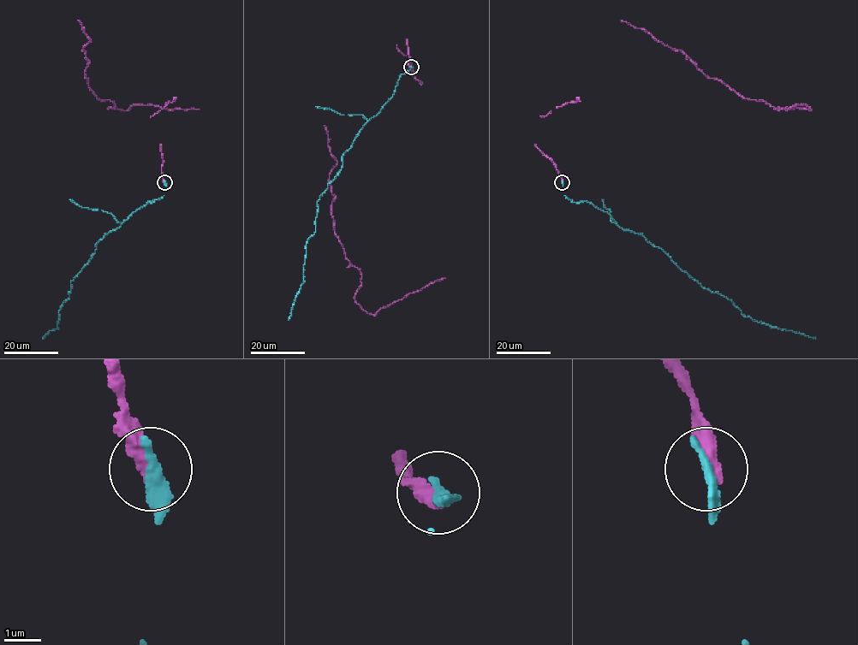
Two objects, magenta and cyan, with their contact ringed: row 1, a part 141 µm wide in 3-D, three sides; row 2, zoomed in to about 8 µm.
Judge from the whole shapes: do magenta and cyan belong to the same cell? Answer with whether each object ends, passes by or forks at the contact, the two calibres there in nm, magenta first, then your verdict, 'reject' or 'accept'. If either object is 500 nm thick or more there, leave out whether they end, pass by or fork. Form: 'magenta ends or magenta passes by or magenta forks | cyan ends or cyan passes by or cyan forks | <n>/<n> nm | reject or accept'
magenta ends | cyan ends | 440/400 nm | reject

